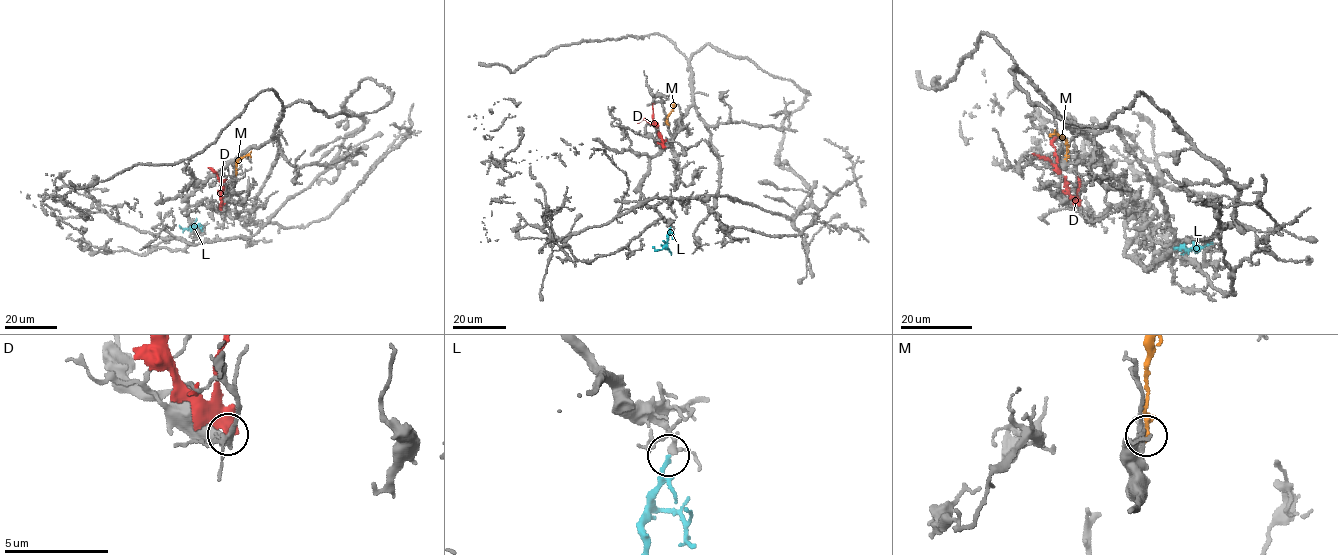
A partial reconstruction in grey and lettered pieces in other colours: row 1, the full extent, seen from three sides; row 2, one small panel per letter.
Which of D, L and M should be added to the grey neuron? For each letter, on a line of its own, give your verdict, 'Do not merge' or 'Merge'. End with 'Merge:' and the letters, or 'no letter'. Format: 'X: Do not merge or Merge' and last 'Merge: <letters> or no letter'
D: Do not merge
L: Merge
M: Do not merge
Merge: L

